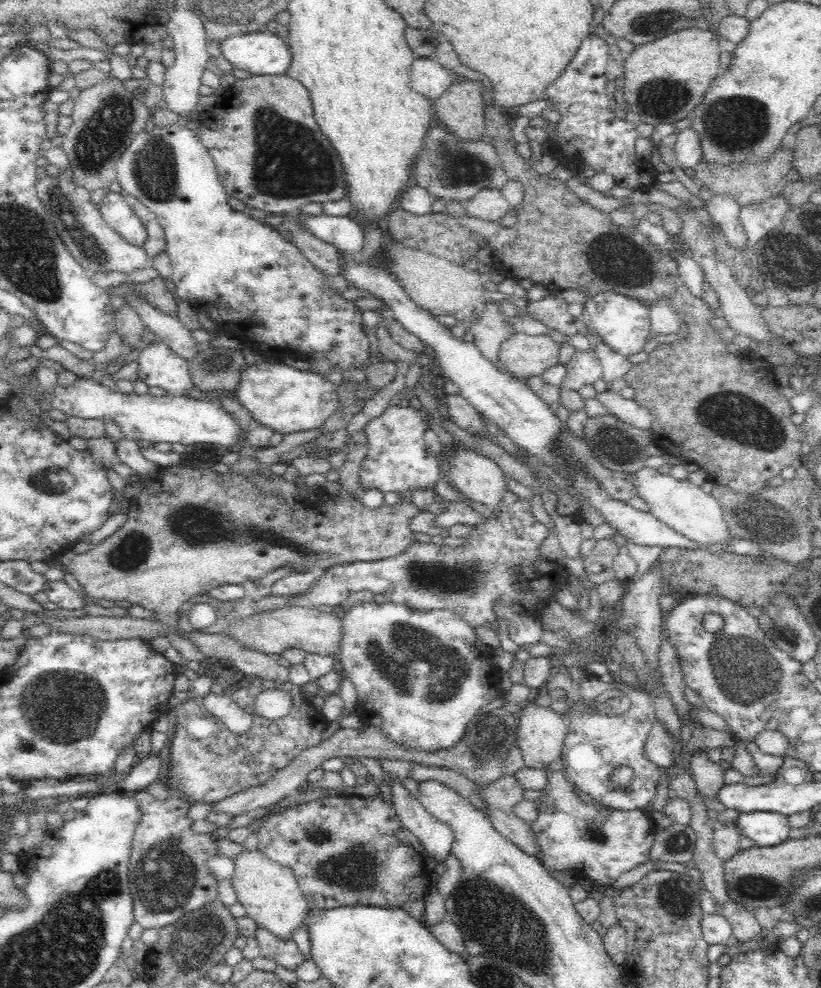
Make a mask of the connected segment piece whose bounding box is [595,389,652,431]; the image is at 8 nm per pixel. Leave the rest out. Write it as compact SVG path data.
M606 389L595 395L600 404L606 408L611 415L617 416L620 420L639 428L648 430L652 428L652 415L645 406L638 404L634 398L625 398L622 393Z

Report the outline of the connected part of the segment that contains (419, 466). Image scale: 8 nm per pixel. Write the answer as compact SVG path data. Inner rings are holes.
M405 403L389 405L385 411L369 421L363 428L367 451L360 463L359 484L362 490L378 489L380 492L396 492L407 496L416 490L434 488L439 480L440 460L427 449L424 442L426 423L423 413Z

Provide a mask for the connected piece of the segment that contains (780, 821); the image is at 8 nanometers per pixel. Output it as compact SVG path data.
M749 811L735 819L739 830L758 846L774 846L788 839L790 824L784 815L772 811Z

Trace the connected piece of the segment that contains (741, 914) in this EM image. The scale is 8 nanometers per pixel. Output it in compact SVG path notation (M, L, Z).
M728 900L720 914L731 924L732 935L740 943L752 940L761 936L762 926L758 923L756 917L746 910L745 906Z

